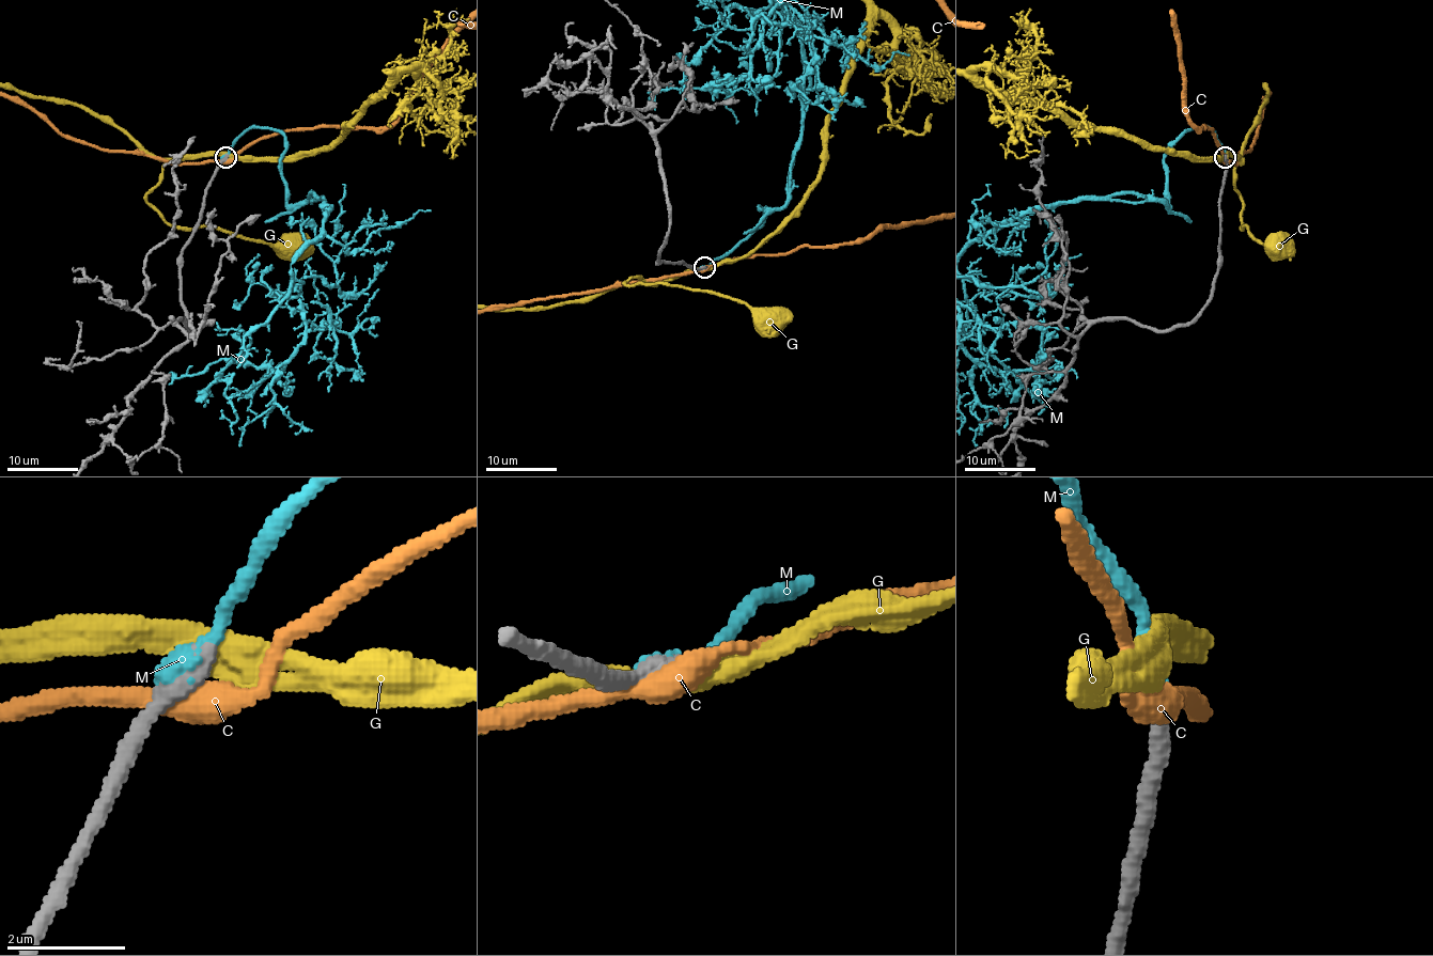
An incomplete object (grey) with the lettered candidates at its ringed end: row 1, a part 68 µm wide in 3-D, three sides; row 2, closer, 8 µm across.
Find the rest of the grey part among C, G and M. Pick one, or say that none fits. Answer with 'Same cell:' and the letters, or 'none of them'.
Same cell: M

